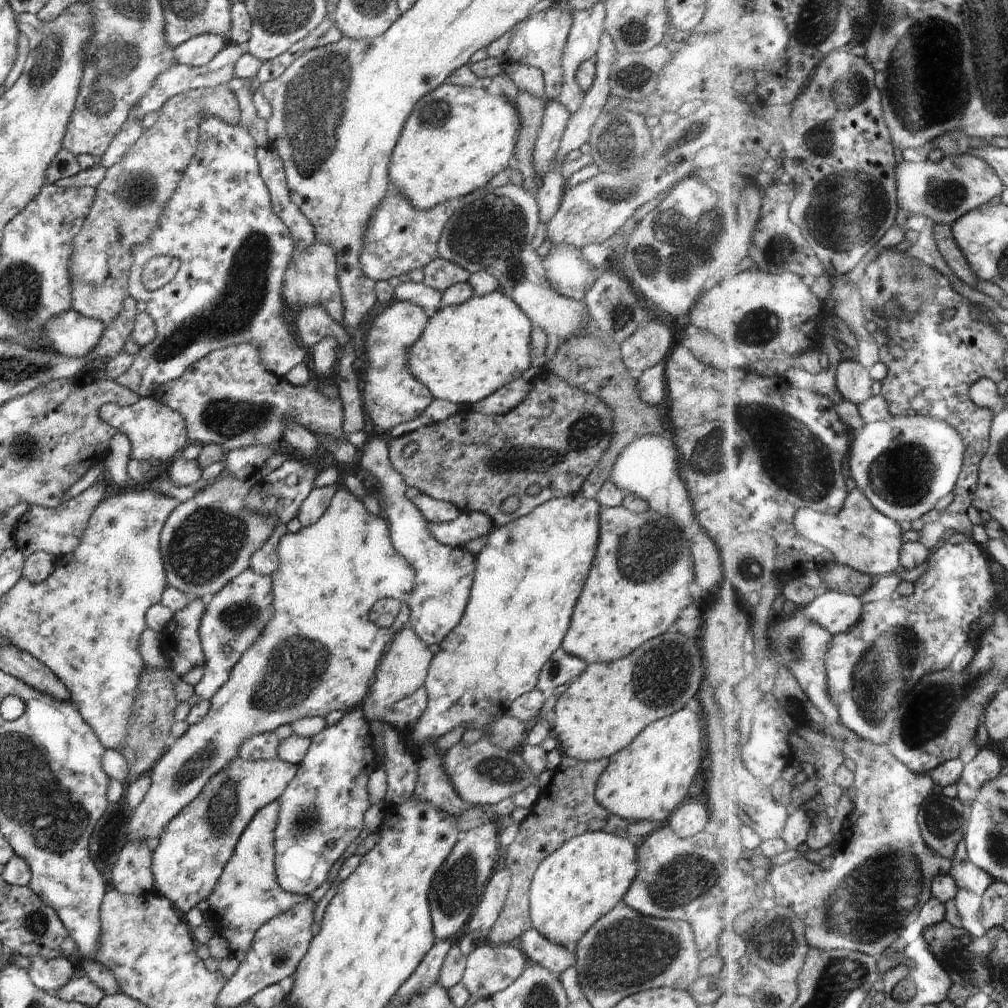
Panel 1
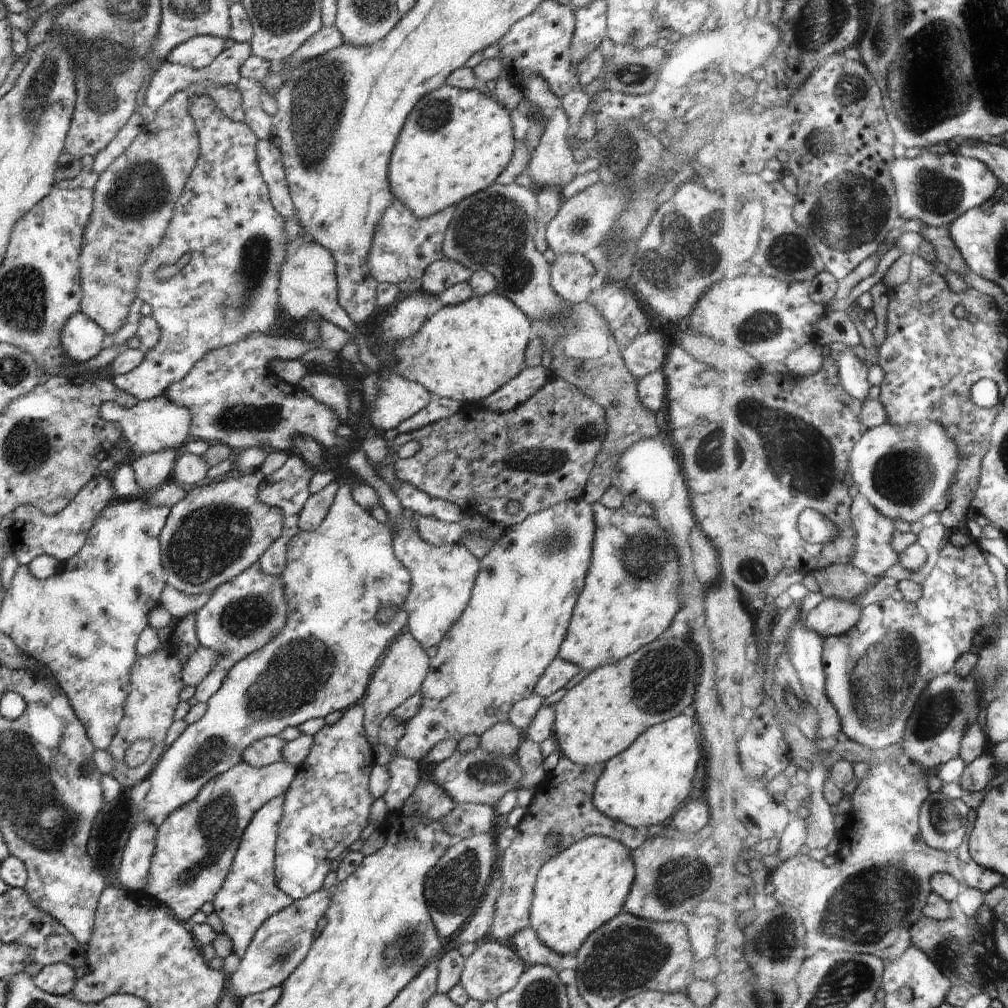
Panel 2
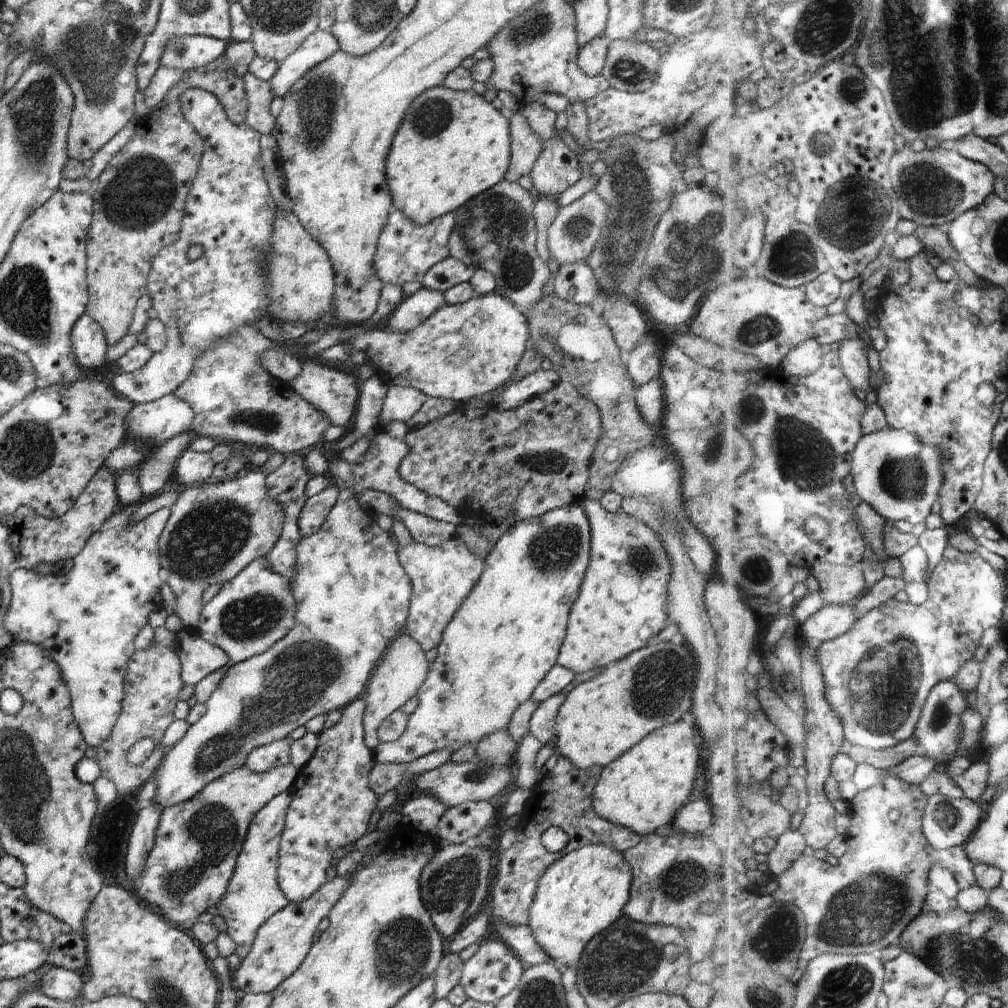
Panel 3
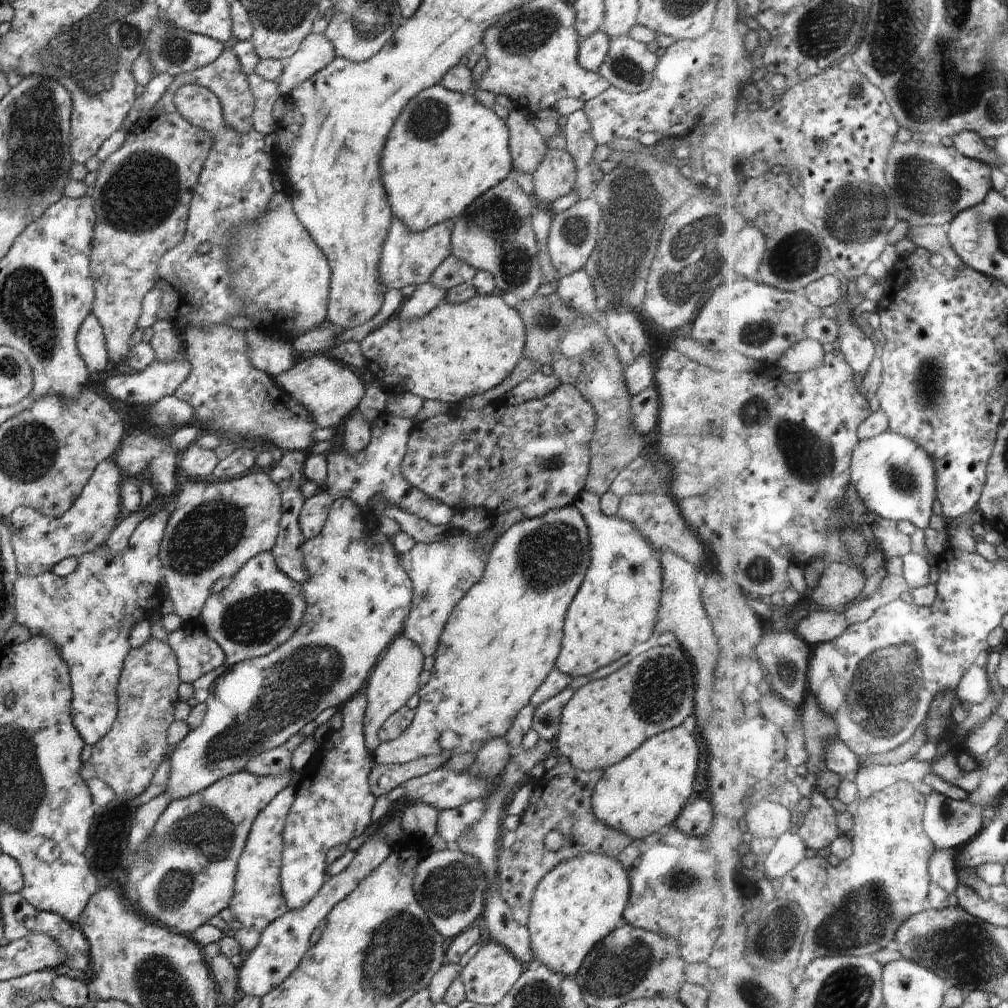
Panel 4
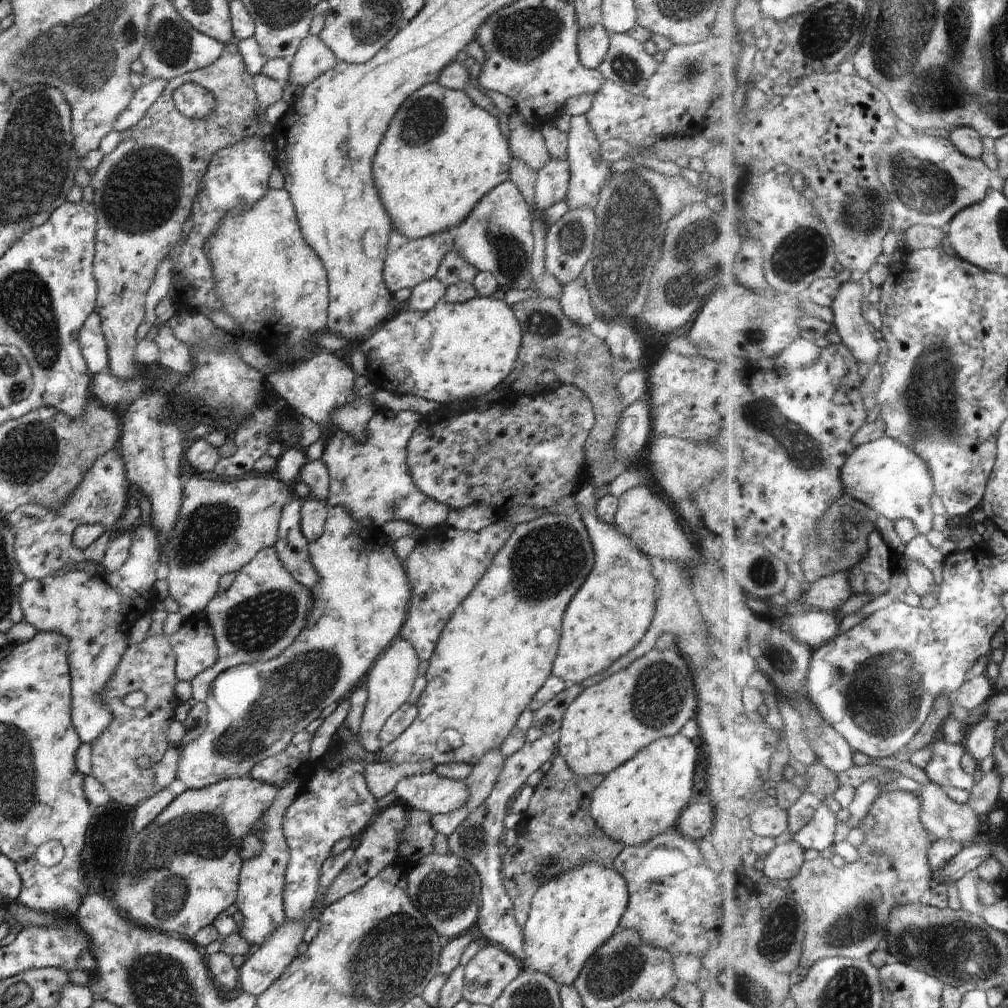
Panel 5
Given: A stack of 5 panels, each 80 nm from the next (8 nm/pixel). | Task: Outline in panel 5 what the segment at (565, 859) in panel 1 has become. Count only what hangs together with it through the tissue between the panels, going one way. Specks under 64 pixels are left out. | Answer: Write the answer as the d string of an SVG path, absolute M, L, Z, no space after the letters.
M586 863L550 879L533 894L523 926L523 969L545 974L560 985L573 986L587 960L620 928L628 904L626 881L611 866Z

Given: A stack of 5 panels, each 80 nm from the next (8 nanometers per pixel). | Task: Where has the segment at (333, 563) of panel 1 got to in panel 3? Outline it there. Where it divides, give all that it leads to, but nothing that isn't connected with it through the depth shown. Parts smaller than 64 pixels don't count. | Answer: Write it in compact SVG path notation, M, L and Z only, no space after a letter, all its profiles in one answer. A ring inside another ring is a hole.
M346 489L338 493L336 504L330 509L322 526L313 535L303 536L301 541L296 545L296 572L290 580L291 589L295 596L294 628L291 628L290 632L282 640L275 642L266 652L231 666L226 671L225 677L218 683L216 690L214 690L210 698L205 702L207 708L206 714L202 715L202 718L199 718L198 722L189 725L184 738L180 742L177 742L171 748L167 748L162 764L157 768L157 793L153 798L154 803L158 803L161 806L161 810L184 801L190 801L213 780L232 772L234 769L244 767L248 754L255 748L285 739L293 730L305 725L311 718L330 713L338 708L344 708L353 700L362 697L375 667L381 661L385 650L392 640L403 633L404 624L408 618L413 586L411 578L406 574L401 562L397 559L397 549L398 546L394 536L390 532L382 530L382 527L378 526L375 515L365 511L360 506L354 490ZM300 642L322 642L324 646L320 646L320 644L318 646L294 646L294 644L300 644Z

